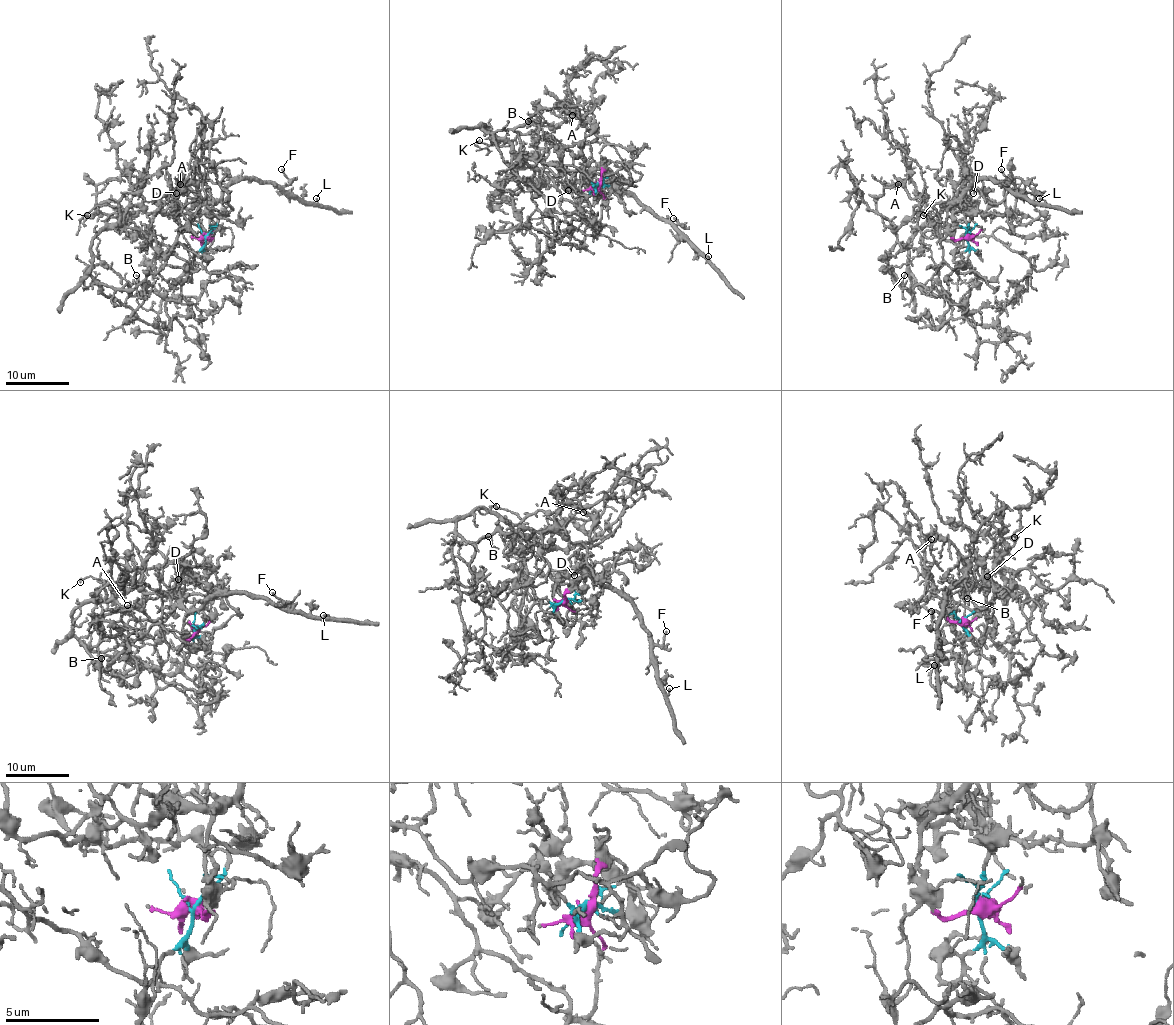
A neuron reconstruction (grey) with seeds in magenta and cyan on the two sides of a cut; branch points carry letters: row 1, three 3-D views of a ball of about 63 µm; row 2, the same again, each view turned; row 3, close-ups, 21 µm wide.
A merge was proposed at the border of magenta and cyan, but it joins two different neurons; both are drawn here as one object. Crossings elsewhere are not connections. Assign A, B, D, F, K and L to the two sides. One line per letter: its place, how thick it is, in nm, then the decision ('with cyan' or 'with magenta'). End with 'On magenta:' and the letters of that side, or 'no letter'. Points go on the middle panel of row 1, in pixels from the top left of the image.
A: (572, 115) | 110 nm | with cyan
B: (528, 121) | 80 nm | with cyan
D: (568, 190) | 80 nm | with magenta
F: (673, 218) | 120 nm | with magenta
K: (479, 140) | 120 nm | with cyan
L: (708, 256) | 100 nm | with magenta
On magenta: D, F, L

